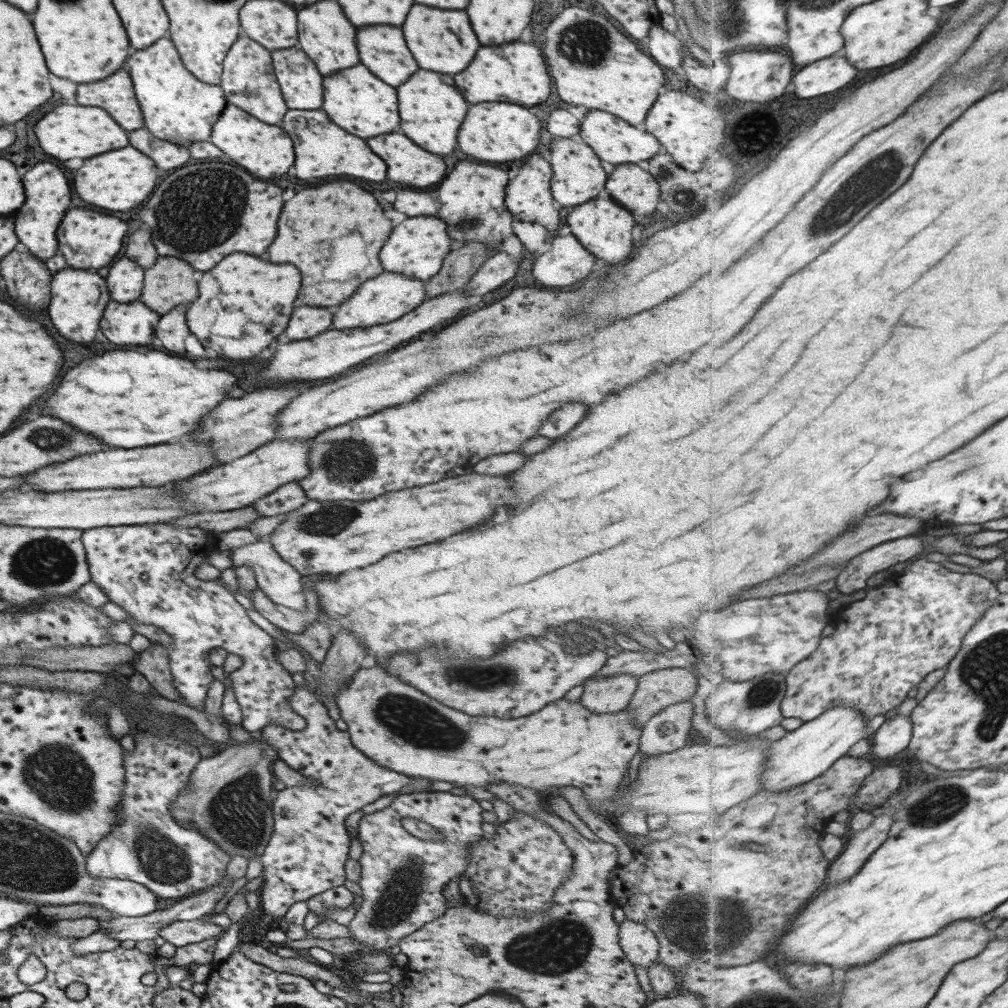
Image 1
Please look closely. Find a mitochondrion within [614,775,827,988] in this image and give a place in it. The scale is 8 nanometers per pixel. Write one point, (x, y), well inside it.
(698, 923)

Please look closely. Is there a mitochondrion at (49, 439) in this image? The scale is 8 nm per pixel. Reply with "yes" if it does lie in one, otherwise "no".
yes

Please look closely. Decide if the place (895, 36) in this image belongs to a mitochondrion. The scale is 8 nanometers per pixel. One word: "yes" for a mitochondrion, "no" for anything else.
no

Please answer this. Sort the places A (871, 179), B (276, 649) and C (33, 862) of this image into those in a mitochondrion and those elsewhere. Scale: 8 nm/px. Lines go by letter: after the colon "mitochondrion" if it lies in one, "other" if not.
A: mitochondrion
B: other
C: mitochondrion

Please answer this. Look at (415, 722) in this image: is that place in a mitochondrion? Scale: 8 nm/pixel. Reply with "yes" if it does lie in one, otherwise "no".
yes

